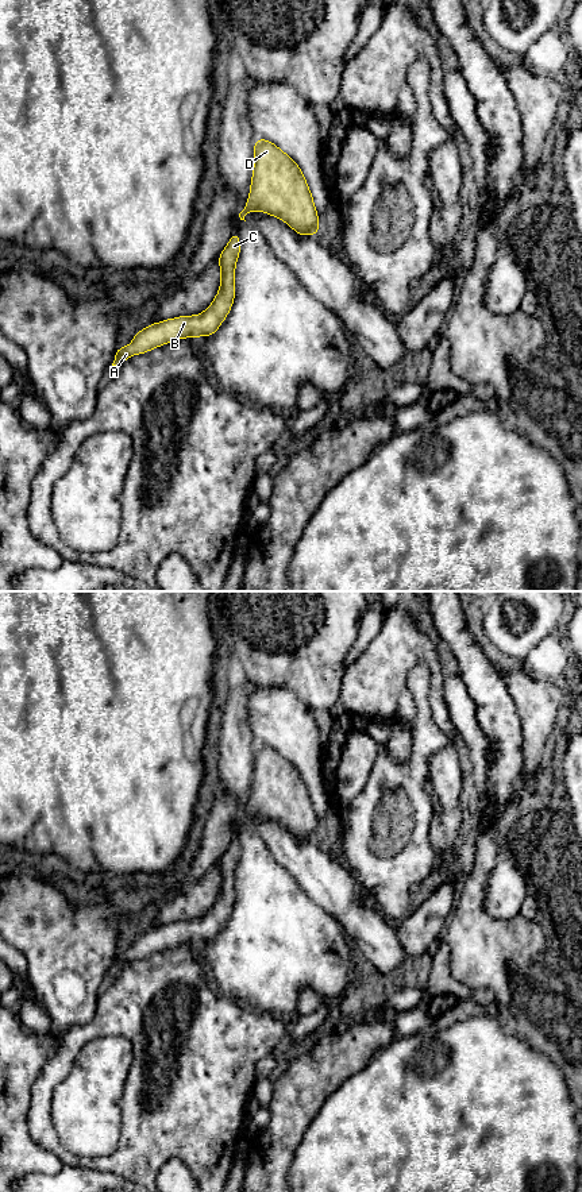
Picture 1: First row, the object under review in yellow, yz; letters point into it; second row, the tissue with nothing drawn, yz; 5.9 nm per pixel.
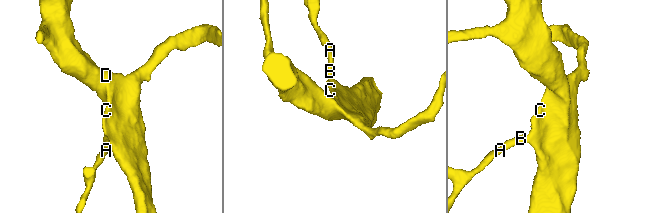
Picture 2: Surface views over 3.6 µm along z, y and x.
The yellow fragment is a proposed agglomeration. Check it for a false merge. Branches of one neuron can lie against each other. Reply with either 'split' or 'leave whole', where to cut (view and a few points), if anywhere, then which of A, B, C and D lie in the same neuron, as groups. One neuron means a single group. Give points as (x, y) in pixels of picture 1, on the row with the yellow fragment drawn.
leave whole; cut none; groups A B C D

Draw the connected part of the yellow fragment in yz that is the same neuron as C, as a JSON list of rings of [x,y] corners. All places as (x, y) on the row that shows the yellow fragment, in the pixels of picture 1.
[[[234,232],[230,243],[219,256],[221,269],[220,290],[211,306],[197,316],[181,316],[162,323],[154,323],[139,331],[131,340],[130,347],[120,347],[116,351],[112,366],[119,366],[132,354],[139,355],[155,347],[163,346],[181,337],[211,336],[227,317],[235,297],[235,263],[240,252],[238,232]]]

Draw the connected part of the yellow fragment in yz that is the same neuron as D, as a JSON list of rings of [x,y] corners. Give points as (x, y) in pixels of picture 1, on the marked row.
[[[258,138],[250,196],[240,220],[251,211],[282,219],[298,235],[319,234],[317,212],[298,165],[274,143]]]

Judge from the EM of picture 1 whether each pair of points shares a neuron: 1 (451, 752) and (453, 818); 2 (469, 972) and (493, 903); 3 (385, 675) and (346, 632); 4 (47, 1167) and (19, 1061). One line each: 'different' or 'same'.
1: same
2: different
3: different
4: same

